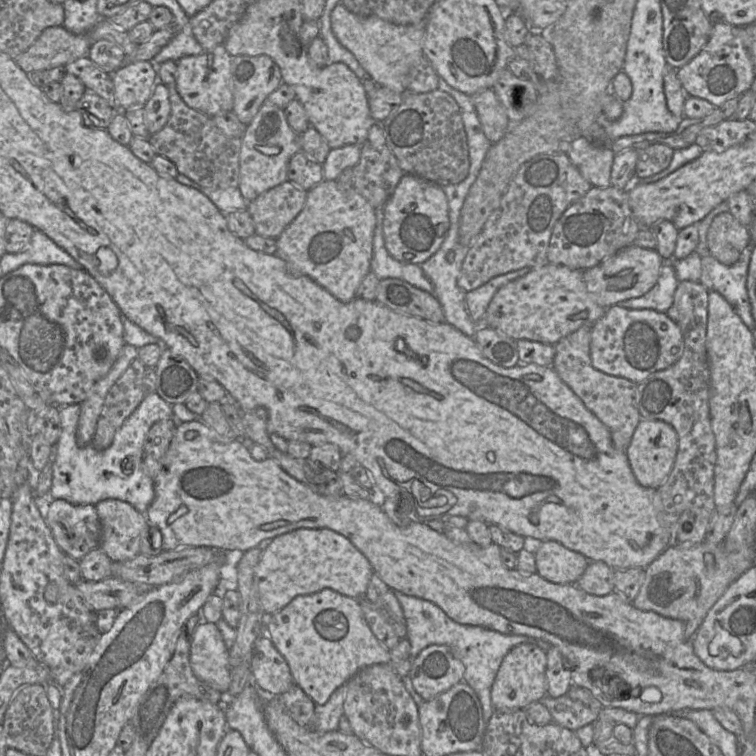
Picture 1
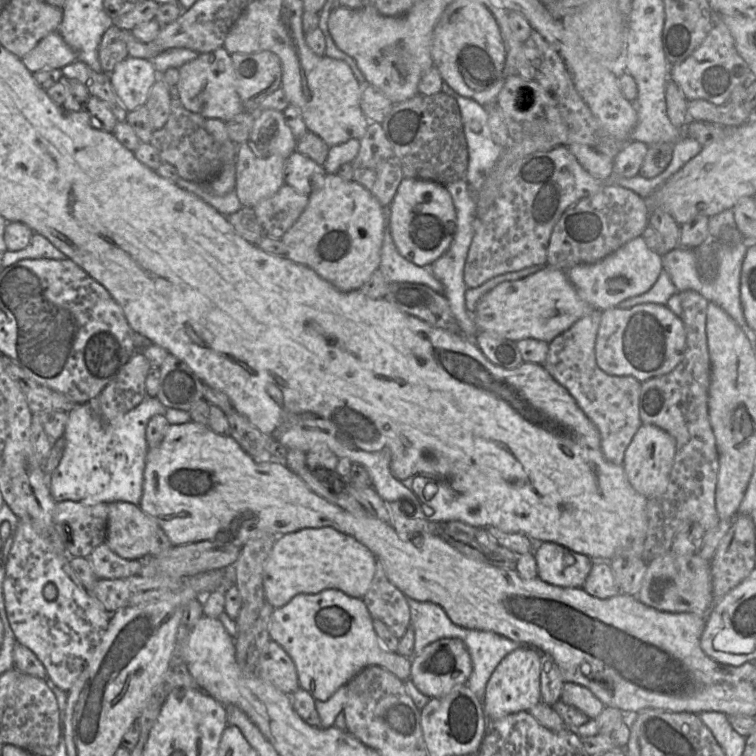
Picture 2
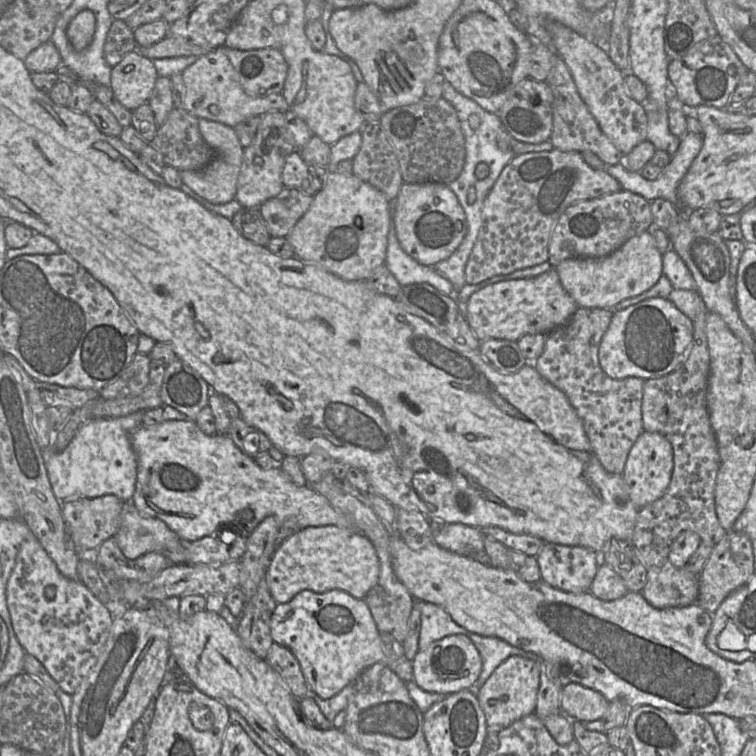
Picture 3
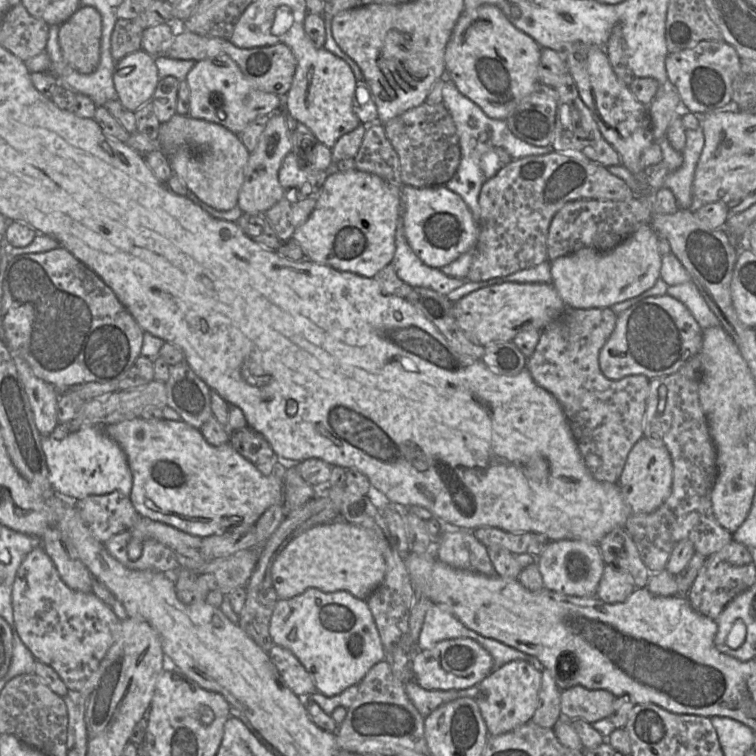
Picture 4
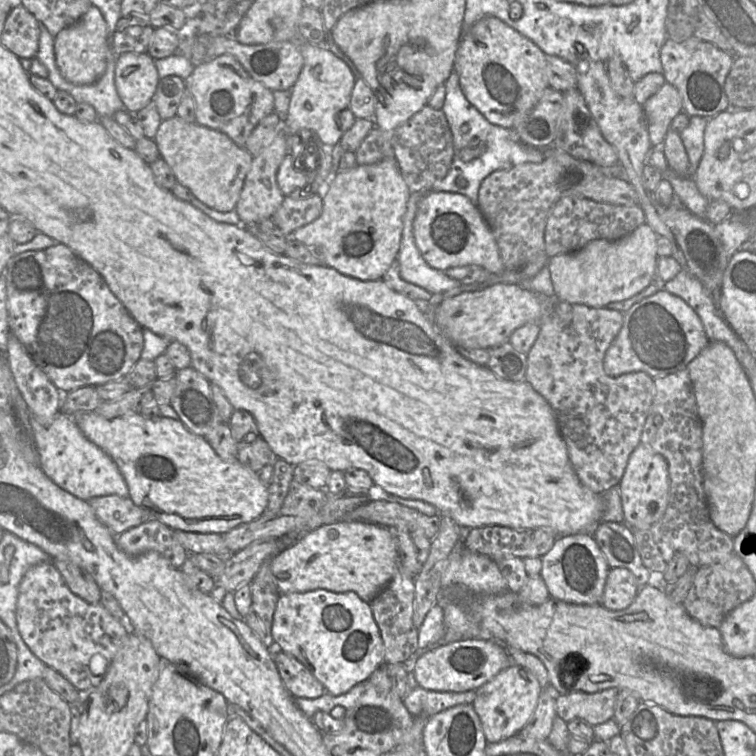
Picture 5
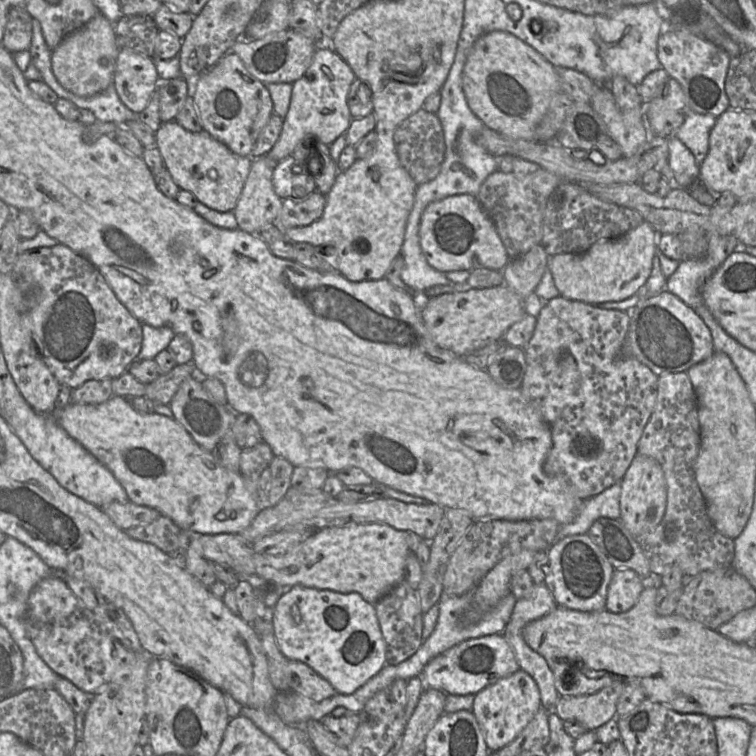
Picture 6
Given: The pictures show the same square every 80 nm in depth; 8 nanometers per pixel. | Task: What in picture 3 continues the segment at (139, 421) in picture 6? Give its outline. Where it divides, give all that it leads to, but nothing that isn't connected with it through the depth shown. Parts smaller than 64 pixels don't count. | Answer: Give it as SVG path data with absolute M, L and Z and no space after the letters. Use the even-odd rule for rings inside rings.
M163 420L158 424L141 425L131 434L130 442L137 458L137 482L132 503L142 515L153 516L165 522L182 542L193 542L212 534L218 534L218 532L227 532L231 528L233 528L232 531L234 531L235 535L248 538L259 523L268 516L276 517L279 522L279 528L290 528L294 531L294 534L307 527L337 526L349 530L357 530L349 517L333 508L328 500L318 494L311 486L297 486L280 467L262 469L253 458L244 454L235 445L228 434L206 435L199 429L194 420Z

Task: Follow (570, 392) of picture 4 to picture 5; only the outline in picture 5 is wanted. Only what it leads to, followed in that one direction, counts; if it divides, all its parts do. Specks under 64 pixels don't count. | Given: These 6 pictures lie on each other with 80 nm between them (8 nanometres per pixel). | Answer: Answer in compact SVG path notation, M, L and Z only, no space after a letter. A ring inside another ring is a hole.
M553 300L546 306L539 322L538 337L527 353L525 380L551 406L577 477L596 494L604 494L618 487L631 453L641 442L642 430L655 392L654 378L645 372L612 377L604 371L605 353L618 335L623 320L624 314L618 310Z

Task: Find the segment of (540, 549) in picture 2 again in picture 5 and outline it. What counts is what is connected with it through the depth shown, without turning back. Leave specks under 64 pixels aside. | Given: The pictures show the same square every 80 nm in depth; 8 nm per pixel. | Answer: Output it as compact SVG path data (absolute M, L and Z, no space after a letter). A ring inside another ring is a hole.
M591 534L557 537L553 547L541 558L540 575L550 598L577 605L602 604L610 567Z

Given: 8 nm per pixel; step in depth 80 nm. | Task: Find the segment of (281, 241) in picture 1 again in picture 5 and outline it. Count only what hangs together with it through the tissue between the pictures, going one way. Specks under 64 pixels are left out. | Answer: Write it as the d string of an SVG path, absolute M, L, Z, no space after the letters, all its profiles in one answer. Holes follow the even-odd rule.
M394 152L375 164L357 164L350 170L333 174L322 190L321 215L295 230L291 237L309 247L325 265L346 276L362 281L379 280L398 257L410 195L411 191L400 172Z

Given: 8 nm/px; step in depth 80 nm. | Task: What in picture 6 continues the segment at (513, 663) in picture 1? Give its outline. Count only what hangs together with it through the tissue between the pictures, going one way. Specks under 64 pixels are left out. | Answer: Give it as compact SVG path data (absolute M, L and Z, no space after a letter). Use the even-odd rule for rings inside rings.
M519 669L479 691L475 695L472 712L483 732L488 750L496 752L515 740L541 707L537 683L529 674Z

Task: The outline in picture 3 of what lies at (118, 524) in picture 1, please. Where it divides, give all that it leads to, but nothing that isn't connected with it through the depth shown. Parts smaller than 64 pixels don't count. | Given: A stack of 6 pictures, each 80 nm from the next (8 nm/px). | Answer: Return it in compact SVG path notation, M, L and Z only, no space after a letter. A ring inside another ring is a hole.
M132 501L124 502L121 524L115 538L122 553L131 560L148 552L161 551L171 541L181 541L165 522L142 515Z

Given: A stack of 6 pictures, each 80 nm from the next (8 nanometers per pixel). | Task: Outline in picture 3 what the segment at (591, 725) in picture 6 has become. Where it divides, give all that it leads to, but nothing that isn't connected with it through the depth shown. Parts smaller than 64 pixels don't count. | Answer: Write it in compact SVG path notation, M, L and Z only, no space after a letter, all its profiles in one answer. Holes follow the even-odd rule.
M569 683L561 689L560 713L570 720L591 722L602 718L609 703L601 693L593 689Z

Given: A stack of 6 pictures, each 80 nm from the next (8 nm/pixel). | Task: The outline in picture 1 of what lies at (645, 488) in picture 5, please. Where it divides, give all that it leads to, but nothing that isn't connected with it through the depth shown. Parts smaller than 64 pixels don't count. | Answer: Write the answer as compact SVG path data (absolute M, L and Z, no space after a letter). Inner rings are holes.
M641 419L626 450L626 456L637 482L643 487L658 489L672 470L677 450L678 437L671 425L659 420Z

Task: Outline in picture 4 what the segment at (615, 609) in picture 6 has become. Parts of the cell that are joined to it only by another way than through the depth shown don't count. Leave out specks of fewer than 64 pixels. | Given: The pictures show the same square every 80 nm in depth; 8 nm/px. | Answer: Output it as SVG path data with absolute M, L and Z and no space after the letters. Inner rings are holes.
M605 565L596 597L608 604L622 603L635 589L630 574L614 566Z

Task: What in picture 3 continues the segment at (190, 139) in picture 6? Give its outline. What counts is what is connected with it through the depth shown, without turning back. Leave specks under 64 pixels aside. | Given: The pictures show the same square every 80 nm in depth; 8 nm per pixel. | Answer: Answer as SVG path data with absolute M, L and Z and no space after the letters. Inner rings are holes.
M198 118L198 126L205 142L215 151L215 157L203 169L179 171L180 177L184 185L205 200L213 204L225 204L236 197L244 148L233 127L204 118Z

